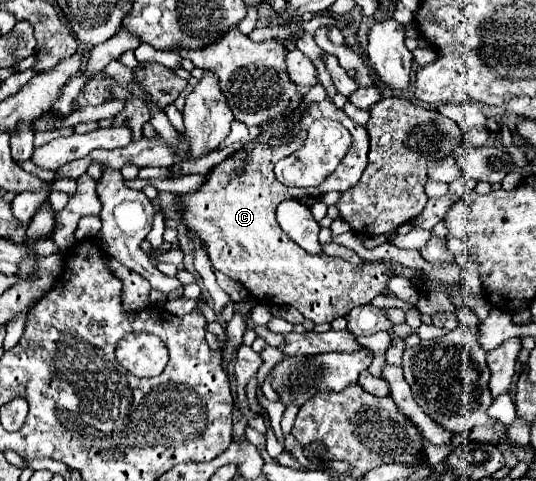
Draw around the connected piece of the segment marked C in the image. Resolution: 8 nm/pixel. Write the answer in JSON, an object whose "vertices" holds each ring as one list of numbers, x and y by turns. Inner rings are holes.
{"vertices":[[320,101,320,103,312,103,302,115,302,121,298,121,298,125,302,125,302,129,306,131,314,121,318,119,334,119,340,121,352,135,352,145,348,155,340,161,340,165,336,167,336,171,332,173,320,185,320,187,313,188,297,188,297,187,282,187,276,177,274,171,270,169,270,165,278,163,278,153,274,153,274,149,270,149,270,135,276,137,278,131,282,131,282,127,278,125,280,119,268,121,260,127,258,137,254,137,252,141,248,141,242,149,238,149,234,155,230,155,226,161,222,161,220,165,212,167,206,175,206,181,202,183,200,189,192,191,192,193,184,193,178,195,176,199,176,209,182,215,182,221,186,225,186,229,202,241,206,255,212,263,212,267,220,273,224,273,226,277,230,277,236,283,242,283,248,293,258,299,260,303,268,303,268,305,288,305,298,309,306,319,310,319,312,323,330,323,336,317,344,317,352,307,358,305,366,305,370,303,370,299,374,299,376,295,380,295,386,289,386,283,390,279,392,273,404,275,410,281,416,279,416,271,406,269,402,265,390,263,390,261,372,261,372,263,362,263,362,265,352,265,344,259,338,257,328,257,324,253,320,255,308,255,304,249,300,249,278,225,276,221,276,207,286,201,286,199,300,199,300,197,324,195,328,191,346,191,350,187,354,187,362,175,362,169,366,167,366,157,368,157,368,133,362,125,356,125,342,109,338,109,332,101],[242,161,258,161,258,169,242,169]]}

